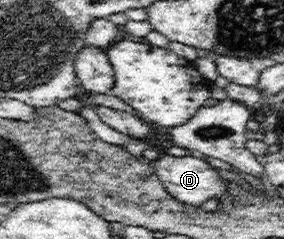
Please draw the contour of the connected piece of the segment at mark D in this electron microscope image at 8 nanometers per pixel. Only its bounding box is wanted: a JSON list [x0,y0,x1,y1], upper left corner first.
[156,154,229,207]

